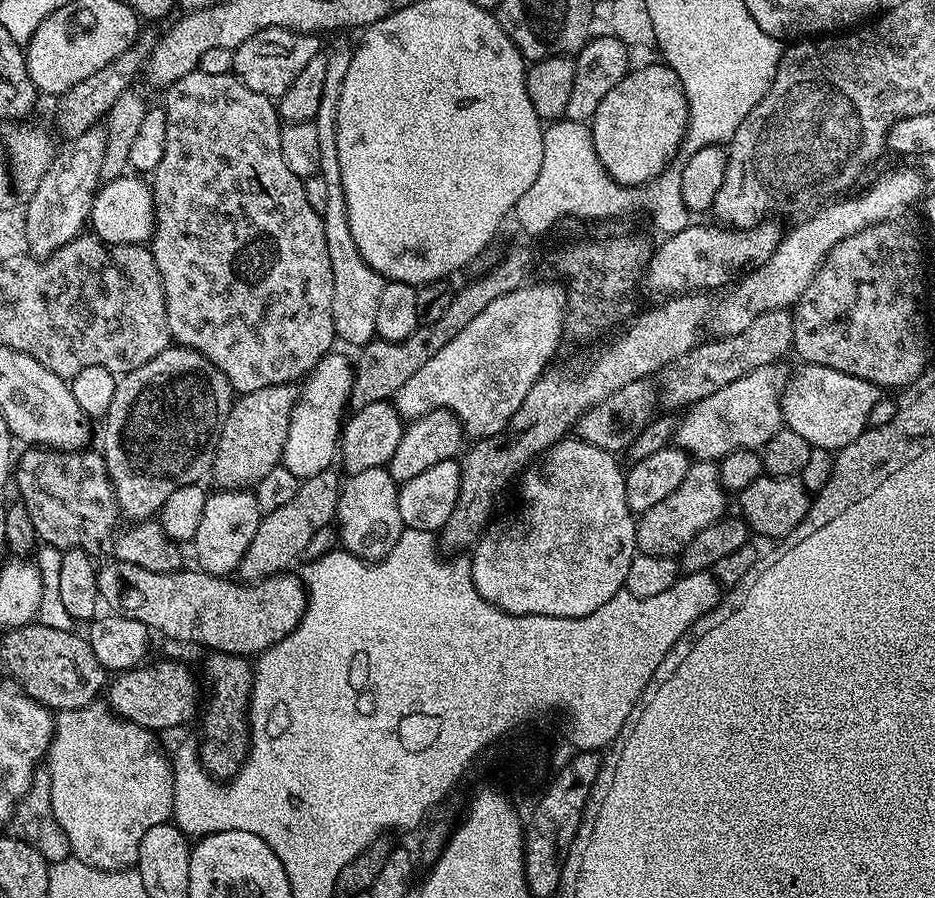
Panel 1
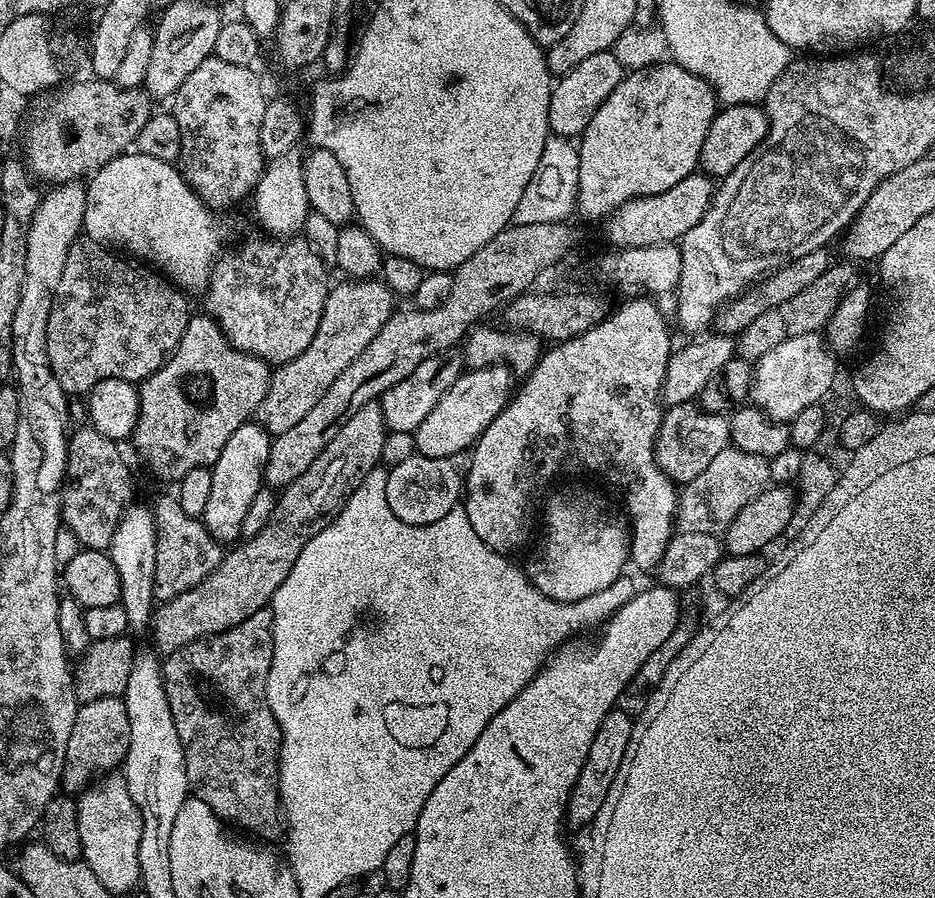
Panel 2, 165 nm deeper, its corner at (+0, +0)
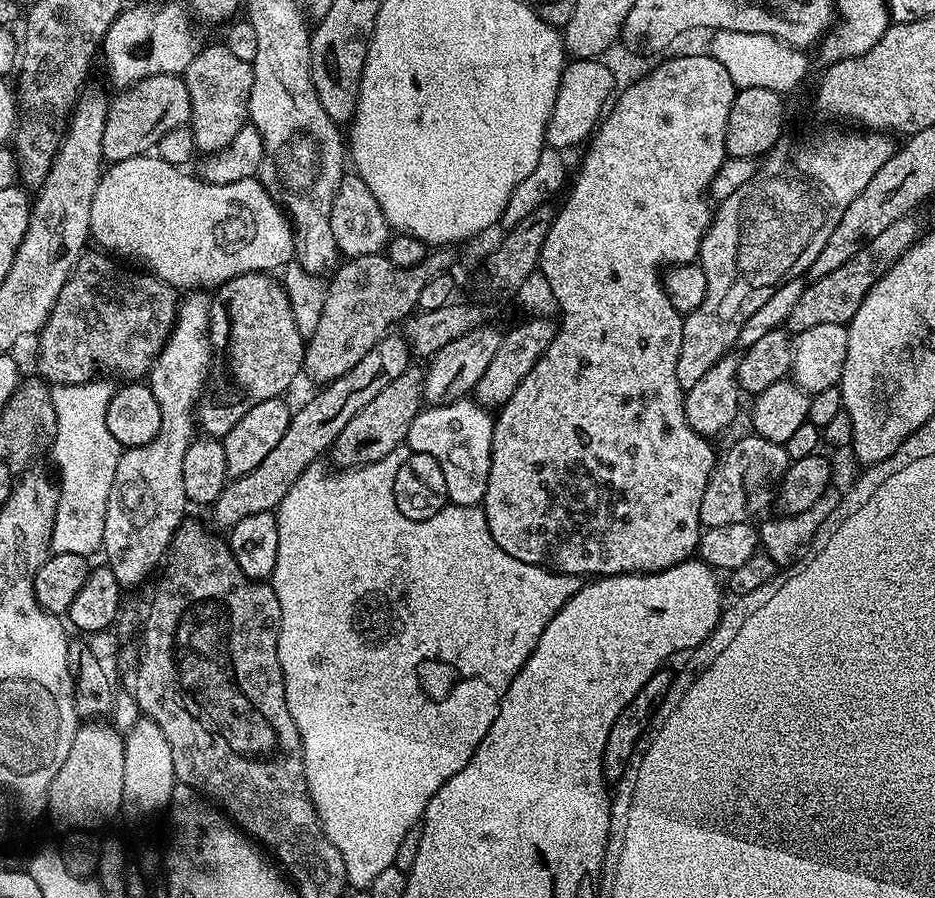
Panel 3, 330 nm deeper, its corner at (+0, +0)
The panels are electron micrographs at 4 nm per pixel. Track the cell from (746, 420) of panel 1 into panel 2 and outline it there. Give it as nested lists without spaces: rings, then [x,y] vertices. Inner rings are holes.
[[[811,332],[798,334],[798,338],[786,338],[774,350],[762,354],[753,369],[751,403],[763,410],[771,420],[787,422],[797,416],[806,406],[821,403],[824,395],[836,380],[836,360],[823,335]]]

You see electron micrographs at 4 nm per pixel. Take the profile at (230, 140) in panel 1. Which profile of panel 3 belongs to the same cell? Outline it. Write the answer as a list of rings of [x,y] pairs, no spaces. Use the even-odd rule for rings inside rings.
[[[223,42],[209,43],[190,62],[183,78],[190,90],[190,127],[201,153],[221,152],[249,123],[248,103],[252,89],[252,65],[242,62]]]

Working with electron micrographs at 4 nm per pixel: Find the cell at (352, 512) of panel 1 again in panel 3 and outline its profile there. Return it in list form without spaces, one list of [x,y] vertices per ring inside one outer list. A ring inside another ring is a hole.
[[[472,398],[425,407],[414,422],[410,422],[407,447],[412,452],[431,452],[439,460],[442,474],[446,474],[446,490],[451,503],[476,506],[483,501],[490,474],[493,423],[493,413]]]

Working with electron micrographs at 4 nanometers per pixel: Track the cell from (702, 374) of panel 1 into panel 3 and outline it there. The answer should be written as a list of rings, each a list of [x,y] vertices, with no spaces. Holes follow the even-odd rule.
[[[905,218],[886,226],[886,230],[882,230],[878,238],[874,238],[866,247],[858,250],[858,254],[854,254],[854,258],[850,258],[846,266],[838,266],[834,274],[826,274],[826,278],[818,278],[805,287],[802,298],[798,298],[794,310],[790,310],[786,321],[787,331],[795,334],[802,330],[810,330],[814,326],[826,326],[826,322],[847,325],[848,321],[854,318],[854,314],[858,314],[858,306],[862,306],[862,298],[866,298],[874,282],[882,274],[886,274],[886,270],[890,270],[896,259],[916,243],[917,239],[918,231],[916,232],[916,224],[912,218]]]

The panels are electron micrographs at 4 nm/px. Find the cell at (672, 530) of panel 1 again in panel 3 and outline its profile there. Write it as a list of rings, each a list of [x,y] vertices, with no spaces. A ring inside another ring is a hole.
[[[747,434],[741,440],[736,440],[728,448],[728,453],[719,457],[718,463],[712,469],[712,476],[706,486],[706,494],[702,494],[702,510],[700,511],[700,523],[704,528],[717,528],[718,526],[730,526],[734,522],[749,523],[764,507],[773,503],[779,489],[781,480],[784,479],[790,463],[784,445],[775,444],[766,438],[755,434]]]

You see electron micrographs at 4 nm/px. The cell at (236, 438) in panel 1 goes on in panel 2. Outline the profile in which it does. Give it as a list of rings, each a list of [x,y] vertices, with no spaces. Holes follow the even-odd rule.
[[[344,278],[341,280],[341,284],[337,288],[335,285],[328,289],[326,306],[322,310],[322,318],[318,322],[318,330],[311,340],[310,346],[306,346],[306,350],[302,350],[302,354],[298,354],[298,358],[279,365],[273,371],[266,398],[262,398],[262,402],[256,408],[255,423],[263,426],[273,437],[290,430],[290,426],[295,426],[313,408],[314,402],[318,402],[318,398],[322,398],[322,394],[326,394],[326,390],[330,390],[330,386],[334,386],[334,378],[338,378],[338,374],[342,374],[342,370],[346,370],[346,366],[350,366],[350,362],[354,362],[354,358],[358,358],[358,354],[362,354],[362,350],[366,350],[366,346],[370,346],[370,342],[374,342],[378,330],[382,330],[384,323],[393,314],[394,294],[388,289],[388,285],[384,283],[383,279]]]

